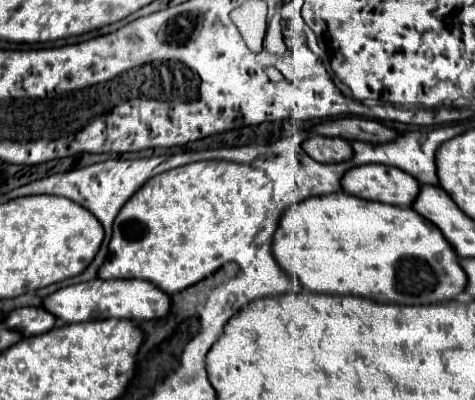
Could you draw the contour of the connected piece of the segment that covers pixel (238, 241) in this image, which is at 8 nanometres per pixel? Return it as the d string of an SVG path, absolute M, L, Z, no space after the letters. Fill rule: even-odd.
M198 161L198 163L192 163L192 165L184 165L184 167L178 167L178 169L170 169L170 171L166 171L166 173L160 173L160 175L156 175L154 179L146 181L144 187L138 189L138 191L128 199L128 203L120 209L120 213L116 215L116 221L114 221L114 235L112 235L112 239L110 239L110 245L108 245L110 255L106 257L104 265L100 267L98 277L100 277L100 279L144 279L144 281L154 283L158 289L162 289L162 291L168 293L168 295L178 293L178 291L182 291L182 289L186 289L186 287L190 287L190 285L194 285L194 283L198 283L198 281L202 281L204 277L212 275L212 273L218 271L224 263L232 261L234 255L236 255L236 251L240 251L240 249L252 251L252 249L258 247L256 239L258 239L258 231L262 231L262 223L264 223L264 219L266 219L266 211L268 211L268 201L270 201L270 197L272 197L272 181L270 181L262 171L258 171L258 169L254 169L254 167L248 167L248 165L230 163L230 161ZM120 267L128 267L128 271L130 271L128 275L130 275L130 277L116 275L116 273L118 273L116 269L120 269Z

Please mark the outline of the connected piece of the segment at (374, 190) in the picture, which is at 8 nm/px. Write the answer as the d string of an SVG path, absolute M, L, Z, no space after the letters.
M358 165L346 171L340 185L344 193L390 205L412 205L420 191L412 175L382 165Z

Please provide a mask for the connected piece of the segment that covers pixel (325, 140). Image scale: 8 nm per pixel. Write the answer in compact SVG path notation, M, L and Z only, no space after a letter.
M310 135L302 149L320 163L338 163L352 157L352 145L350 141L342 137L324 137L324 135Z

